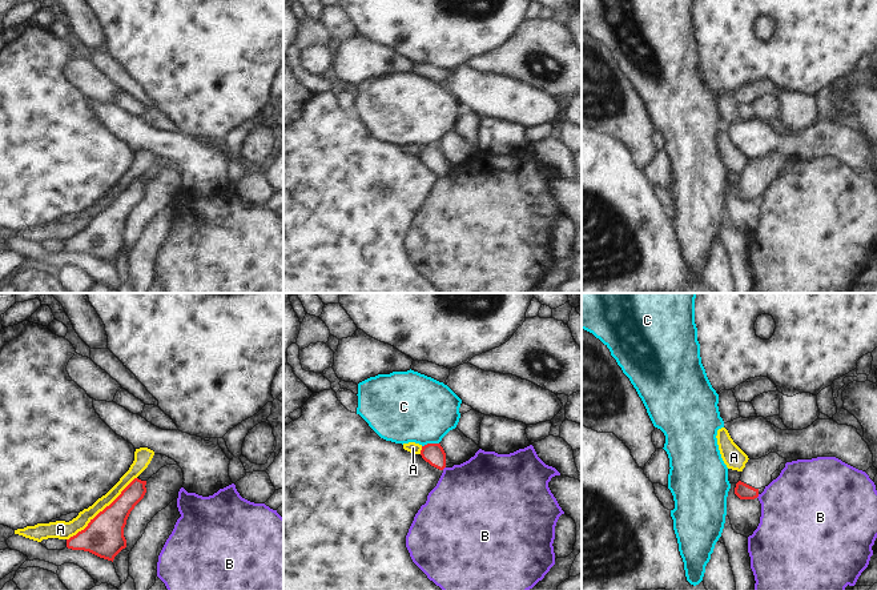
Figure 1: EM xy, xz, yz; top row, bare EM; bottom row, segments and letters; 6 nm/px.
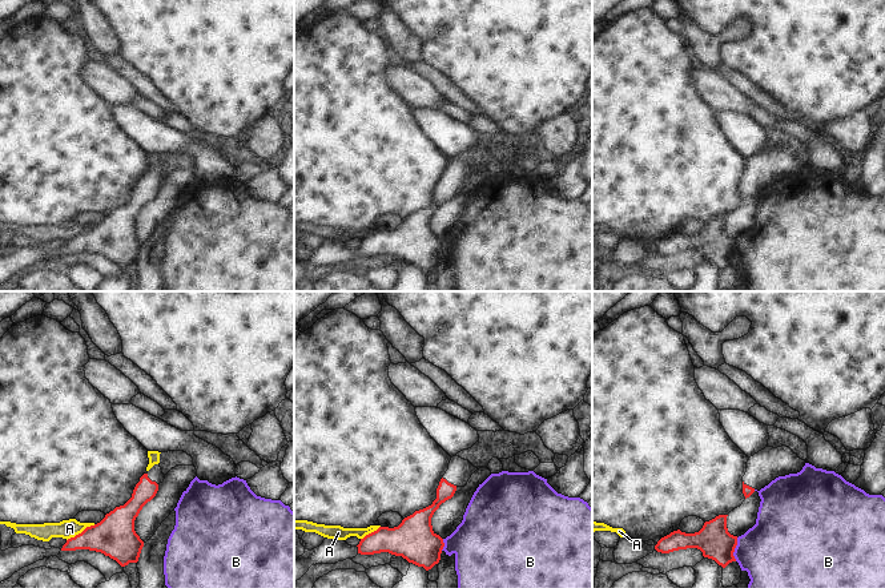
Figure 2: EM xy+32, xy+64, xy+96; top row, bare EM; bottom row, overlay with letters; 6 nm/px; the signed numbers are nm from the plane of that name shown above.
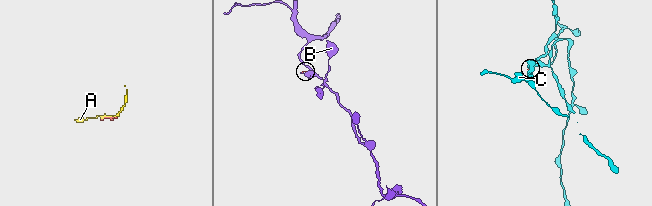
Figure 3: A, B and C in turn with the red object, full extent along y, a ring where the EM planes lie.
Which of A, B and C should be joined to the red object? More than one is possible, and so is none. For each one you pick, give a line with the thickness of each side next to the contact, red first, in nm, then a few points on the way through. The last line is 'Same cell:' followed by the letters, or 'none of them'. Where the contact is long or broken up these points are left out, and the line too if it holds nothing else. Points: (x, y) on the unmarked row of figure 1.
Same cell: none of them.

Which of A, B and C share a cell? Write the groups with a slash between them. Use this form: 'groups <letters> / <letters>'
groups A / B / C

